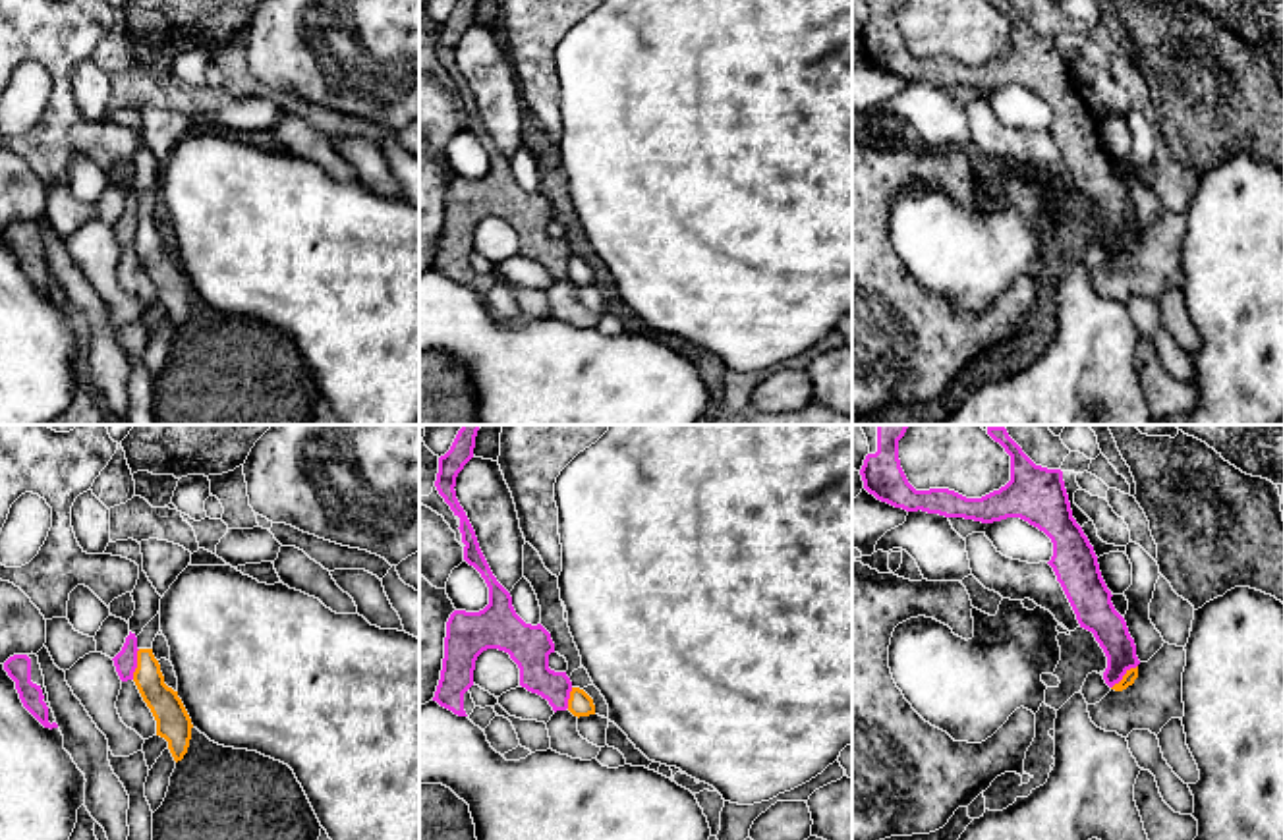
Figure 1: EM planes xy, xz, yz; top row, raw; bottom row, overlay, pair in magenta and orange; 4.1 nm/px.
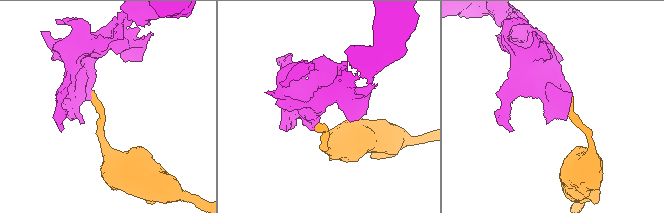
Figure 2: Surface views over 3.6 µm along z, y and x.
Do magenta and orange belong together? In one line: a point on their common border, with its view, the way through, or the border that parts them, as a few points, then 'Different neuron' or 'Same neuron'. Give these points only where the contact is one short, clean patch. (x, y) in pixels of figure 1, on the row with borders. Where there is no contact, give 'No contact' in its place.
Touches magenta at xy (136, 665). Boundary: xy (140, 649), (132, 678). Different neuron

